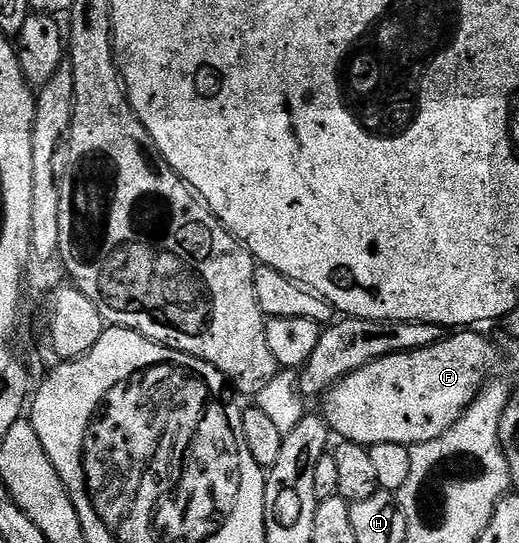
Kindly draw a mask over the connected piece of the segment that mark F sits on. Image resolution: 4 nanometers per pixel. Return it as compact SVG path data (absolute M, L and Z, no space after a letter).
M460 329L449 334L441 343L435 343L426 349L387 355L370 361L370 365L362 365L362 369L351 371L323 396L324 420L335 434L336 431L340 434L341 440L349 443L415 445L434 441L434 437L442 437L442 433L455 425L465 409L476 400L476 394L488 382L498 359L498 351L492 348L491 341L484 335L475 335L476 333L472 329Z

